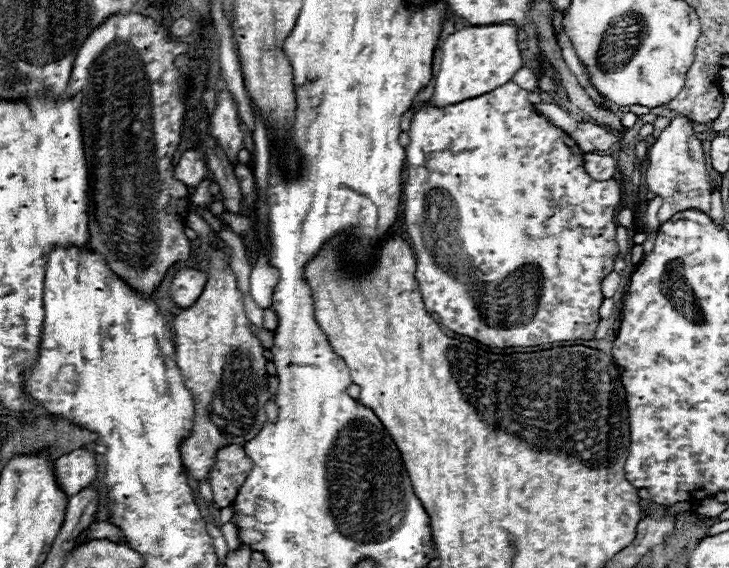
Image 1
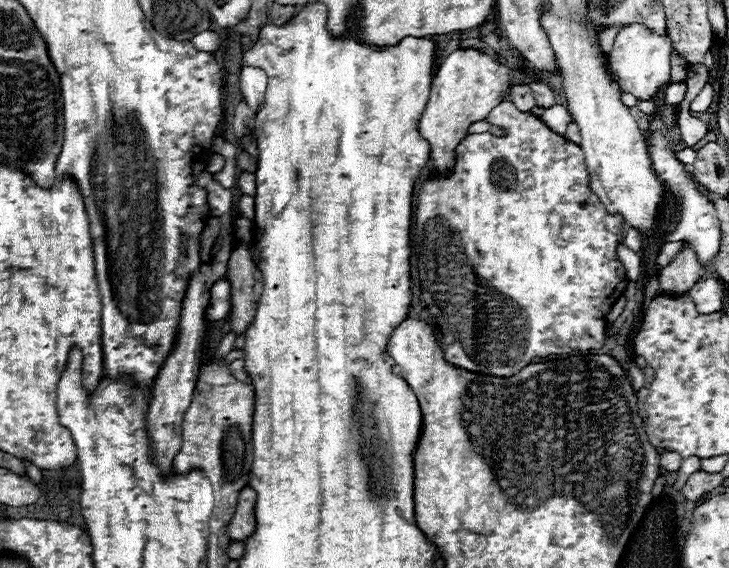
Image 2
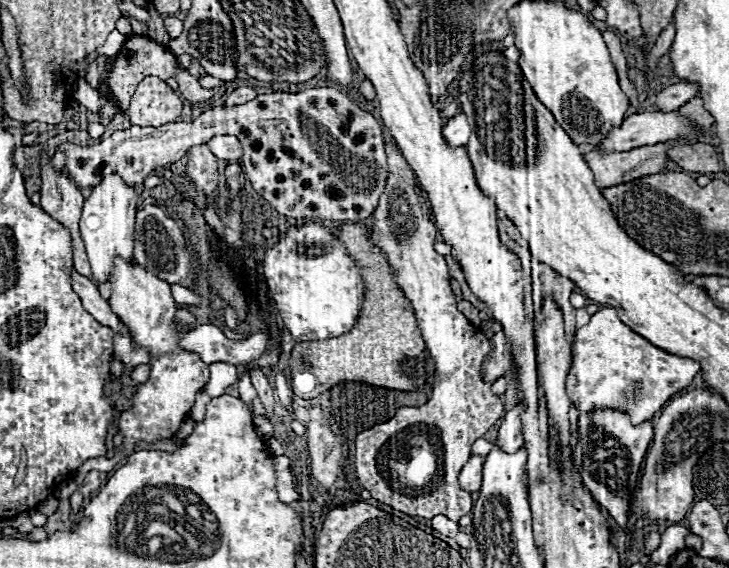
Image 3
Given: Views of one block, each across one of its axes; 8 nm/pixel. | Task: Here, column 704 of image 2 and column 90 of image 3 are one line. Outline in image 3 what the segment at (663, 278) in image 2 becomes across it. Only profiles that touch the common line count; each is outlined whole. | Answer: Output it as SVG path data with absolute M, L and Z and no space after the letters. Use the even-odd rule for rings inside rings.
M42 152L42 190L40 190L40 206L44 208L46 214L50 214L56 222L68 228L72 242L74 242L74 268L82 276L92 276L90 264L84 252L84 242L80 238L78 222L82 216L82 206L84 206L84 196L78 190L78 186L66 176L66 174L56 174L50 166L50 160Z

